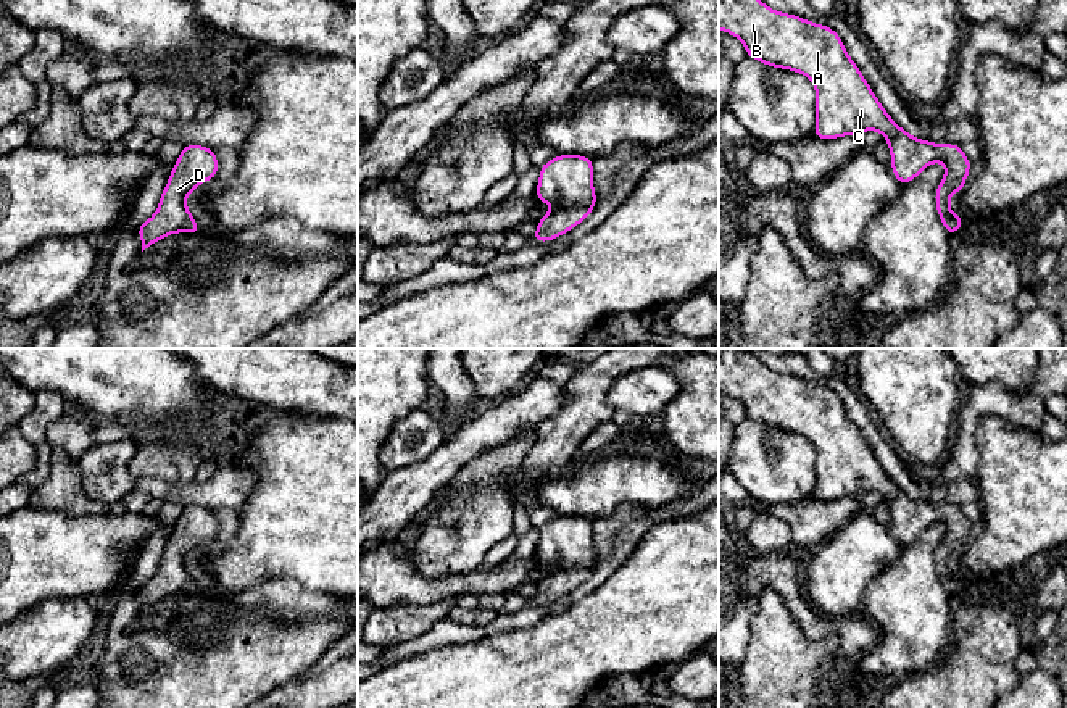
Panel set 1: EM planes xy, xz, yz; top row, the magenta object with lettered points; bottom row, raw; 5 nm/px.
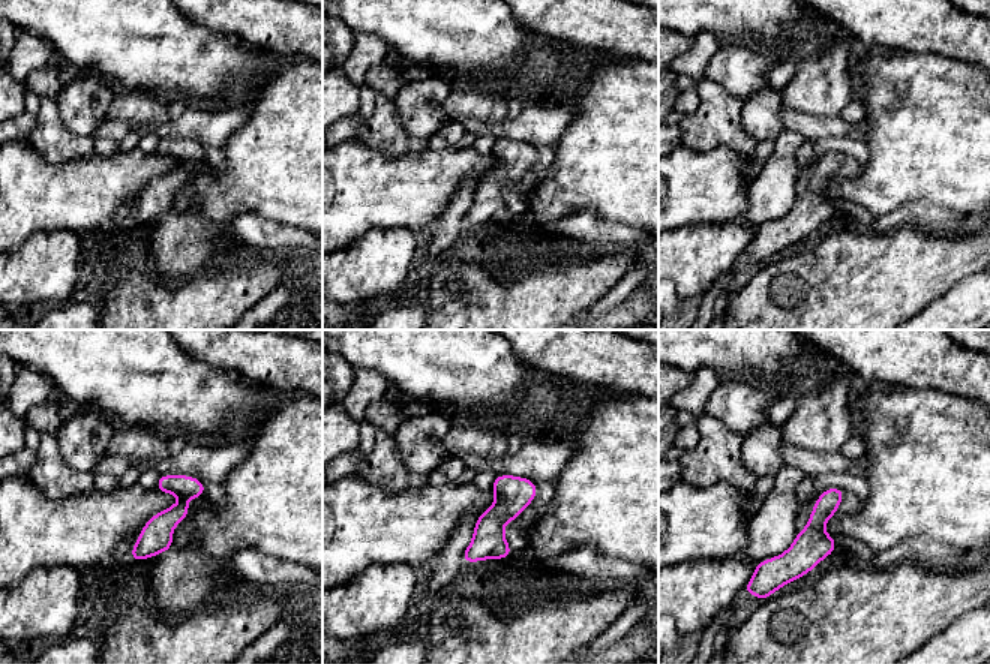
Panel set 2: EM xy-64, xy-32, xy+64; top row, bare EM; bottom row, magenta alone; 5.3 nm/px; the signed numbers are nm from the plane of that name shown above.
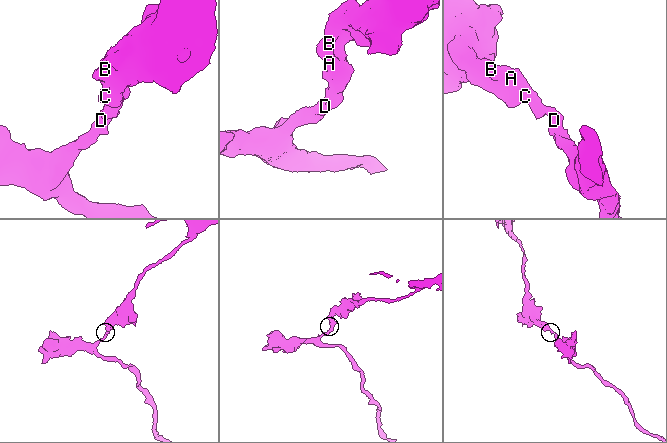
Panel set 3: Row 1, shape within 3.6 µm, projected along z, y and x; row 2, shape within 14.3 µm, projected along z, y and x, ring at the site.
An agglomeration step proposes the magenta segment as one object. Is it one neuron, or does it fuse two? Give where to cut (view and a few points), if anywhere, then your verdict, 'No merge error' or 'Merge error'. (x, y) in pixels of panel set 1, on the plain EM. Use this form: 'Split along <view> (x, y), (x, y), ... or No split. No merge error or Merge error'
No split. No merge error

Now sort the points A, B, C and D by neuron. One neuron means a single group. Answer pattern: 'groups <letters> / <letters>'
groups A B C D

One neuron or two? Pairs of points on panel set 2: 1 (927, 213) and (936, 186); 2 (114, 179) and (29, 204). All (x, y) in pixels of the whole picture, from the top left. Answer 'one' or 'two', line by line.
1: two
2: one

